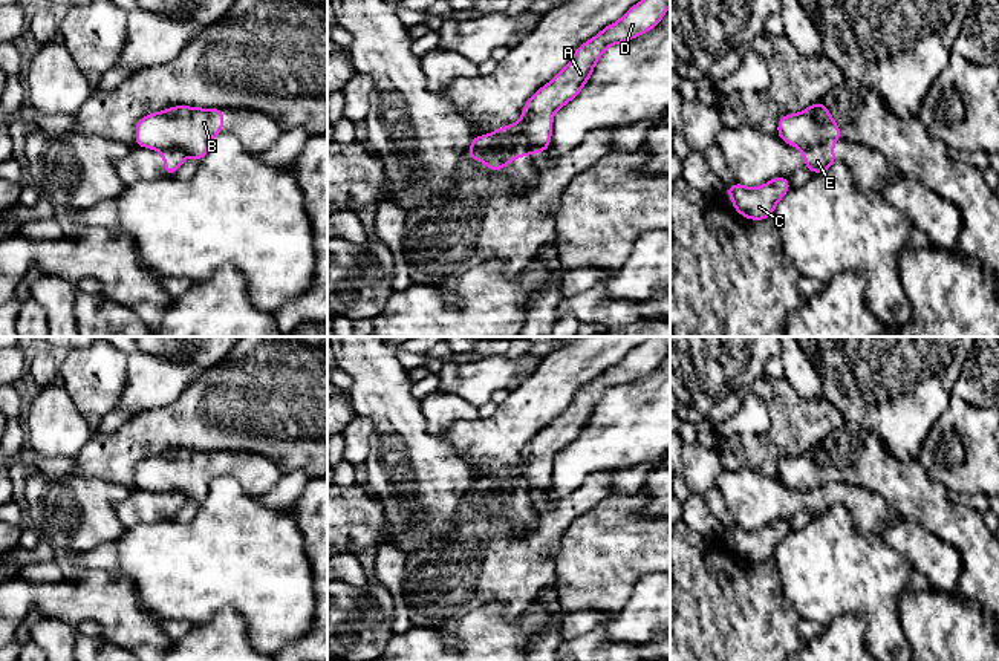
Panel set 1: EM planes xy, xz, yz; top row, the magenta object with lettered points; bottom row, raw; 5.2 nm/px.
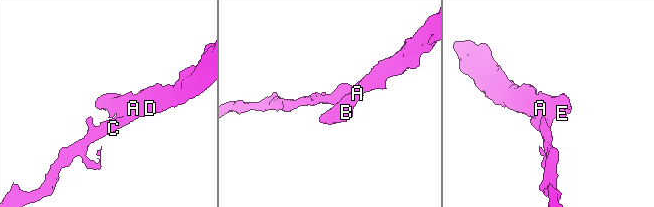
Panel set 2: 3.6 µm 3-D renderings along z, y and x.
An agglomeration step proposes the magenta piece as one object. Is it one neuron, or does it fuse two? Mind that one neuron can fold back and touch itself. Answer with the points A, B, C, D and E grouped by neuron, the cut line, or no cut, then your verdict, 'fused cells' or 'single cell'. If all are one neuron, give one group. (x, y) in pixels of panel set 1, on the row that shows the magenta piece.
A B C D / E; cut in xz along (516, 123), (502, 127), (507, 135), (494, 141), (501, 167); fused cells

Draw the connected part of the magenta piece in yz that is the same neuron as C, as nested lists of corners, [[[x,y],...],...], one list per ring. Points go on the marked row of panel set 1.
[[[785,176],[774,177],[757,188],[748,188],[737,182],[725,188],[725,193],[733,199],[734,211],[751,220],[762,220],[773,216],[776,204],[789,188],[789,177]]]

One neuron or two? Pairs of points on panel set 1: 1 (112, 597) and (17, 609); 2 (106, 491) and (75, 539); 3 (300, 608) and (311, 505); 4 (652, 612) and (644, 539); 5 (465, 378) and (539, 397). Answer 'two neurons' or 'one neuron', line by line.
1: one neuron
2: one neuron
3: two neurons
4: two neurons
5: two neurons

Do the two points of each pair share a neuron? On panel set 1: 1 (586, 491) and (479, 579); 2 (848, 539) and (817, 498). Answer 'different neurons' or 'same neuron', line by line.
1: same neuron
2: different neurons

